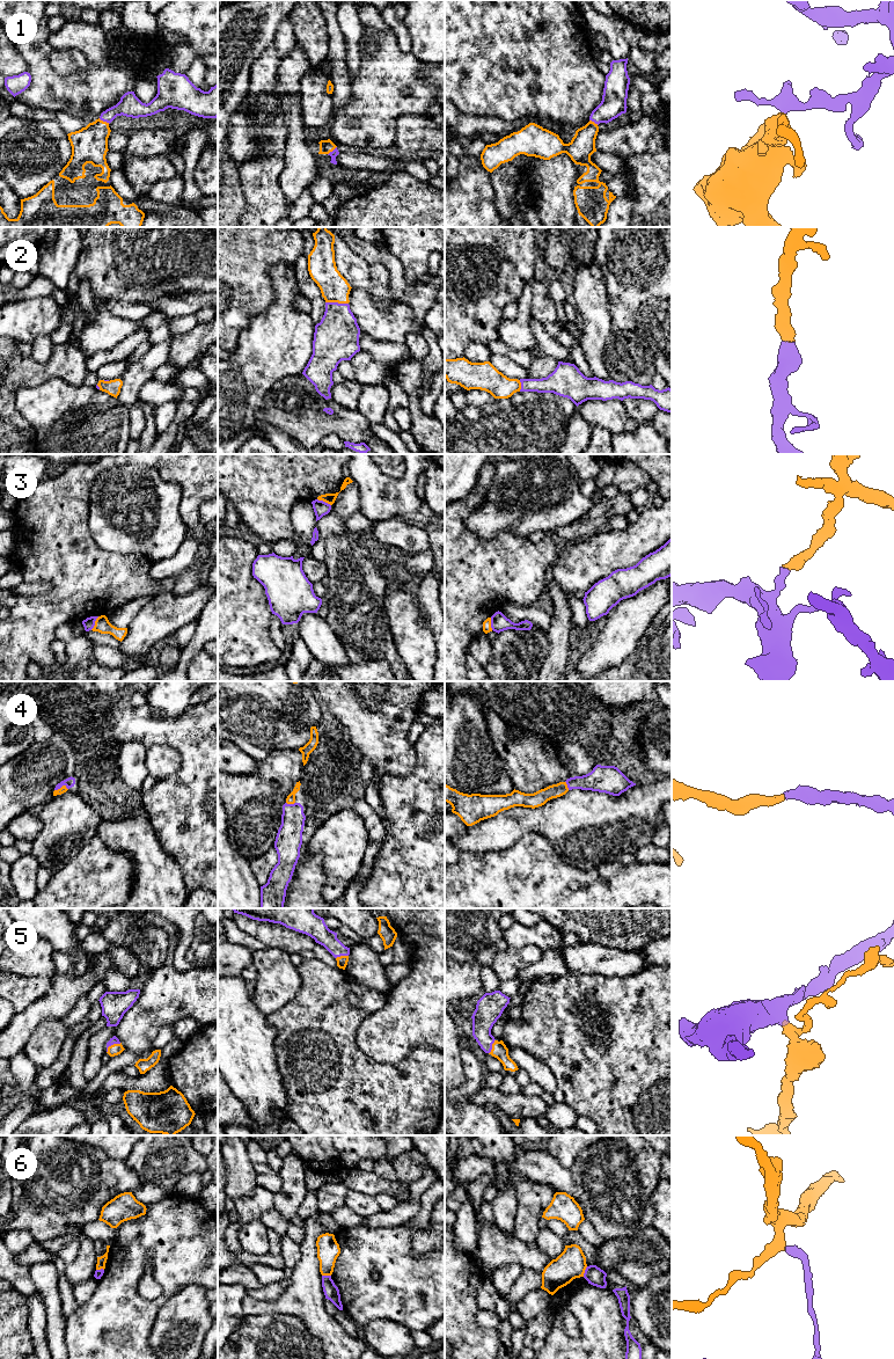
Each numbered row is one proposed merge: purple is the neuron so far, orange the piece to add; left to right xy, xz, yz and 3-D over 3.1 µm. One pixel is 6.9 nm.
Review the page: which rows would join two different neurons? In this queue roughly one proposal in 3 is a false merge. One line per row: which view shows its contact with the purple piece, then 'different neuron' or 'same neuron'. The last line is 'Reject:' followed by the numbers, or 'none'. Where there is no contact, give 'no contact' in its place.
1: contact in xy; same neuron
2: contact in xz; same neuron
3: contact in xy; same neuron
4: contact in xy; same neuron
5: contact in xy; same neuron
6: contact in yz; different neuron
Reject: 6

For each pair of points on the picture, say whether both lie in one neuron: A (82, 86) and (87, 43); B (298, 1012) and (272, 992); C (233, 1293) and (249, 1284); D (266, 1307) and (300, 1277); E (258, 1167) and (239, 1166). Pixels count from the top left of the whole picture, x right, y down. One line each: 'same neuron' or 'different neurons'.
A: different neurons
B: different neurons
C: different neurons
D: same neuron
E: different neurons

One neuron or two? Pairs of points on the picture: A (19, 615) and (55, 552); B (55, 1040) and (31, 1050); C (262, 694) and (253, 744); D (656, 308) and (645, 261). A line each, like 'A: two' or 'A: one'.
A: one
B: one
C: one
D: two

